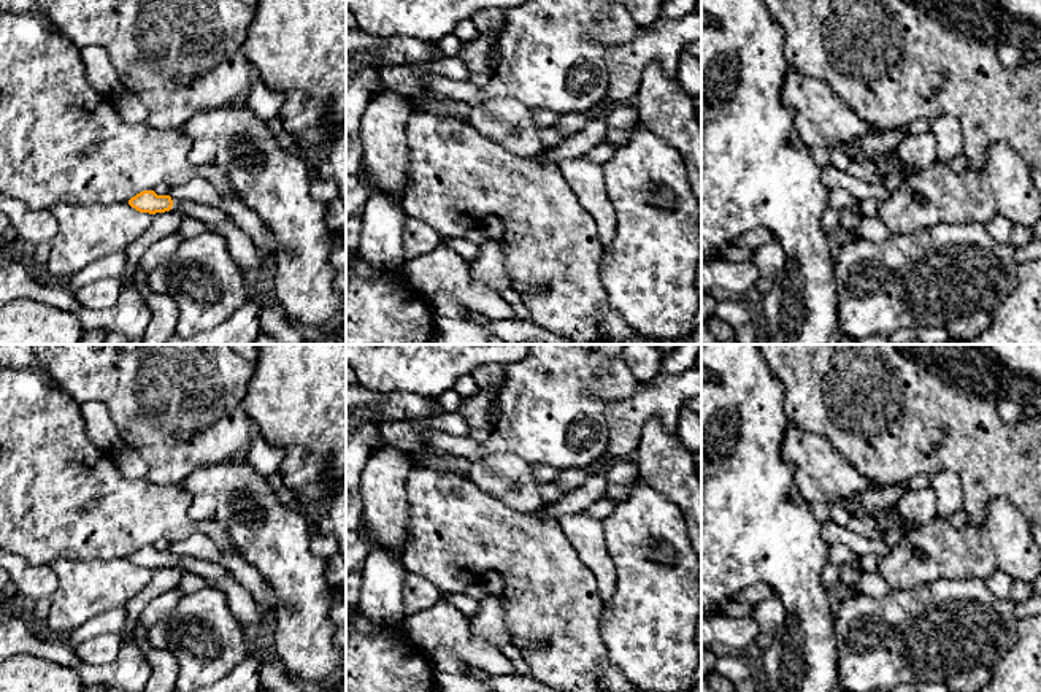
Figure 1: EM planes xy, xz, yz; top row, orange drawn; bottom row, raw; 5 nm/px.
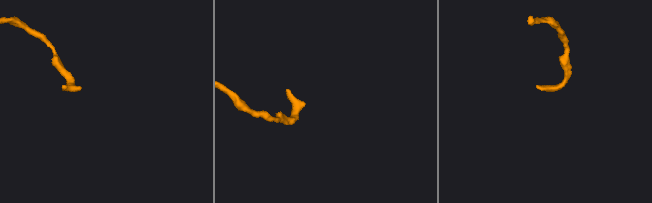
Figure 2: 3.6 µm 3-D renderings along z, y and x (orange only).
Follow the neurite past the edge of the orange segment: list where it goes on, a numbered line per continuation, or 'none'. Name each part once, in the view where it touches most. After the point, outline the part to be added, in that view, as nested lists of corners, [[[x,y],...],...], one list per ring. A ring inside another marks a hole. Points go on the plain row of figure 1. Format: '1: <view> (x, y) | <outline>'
1: xy (210, 572) | [[[173,556],[171,565],[181,567],[186,573],[198,575],[206,582],[216,582],[232,576],[232,573],[227,568],[217,563],[203,562],[189,556]]]

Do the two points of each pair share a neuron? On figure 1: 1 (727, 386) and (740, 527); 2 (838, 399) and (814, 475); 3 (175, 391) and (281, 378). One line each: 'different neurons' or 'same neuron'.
1: same neuron
2: different neurons
3: different neurons

